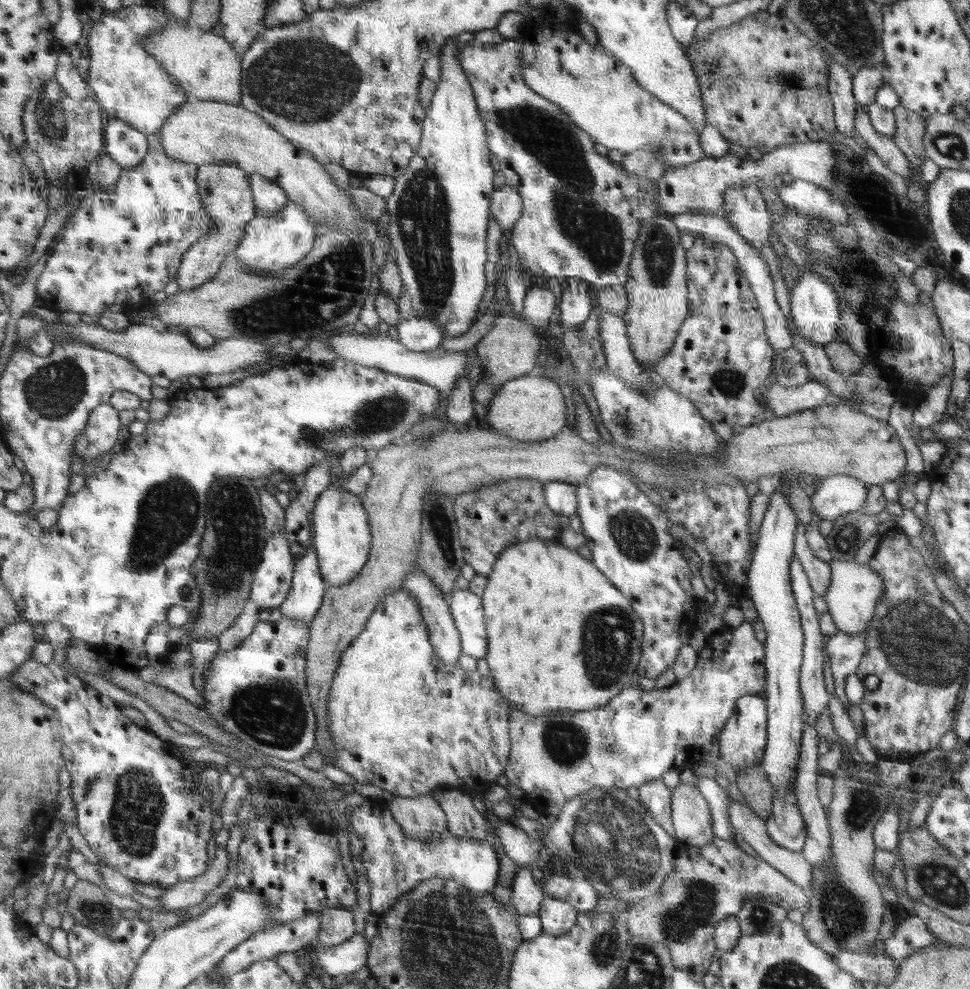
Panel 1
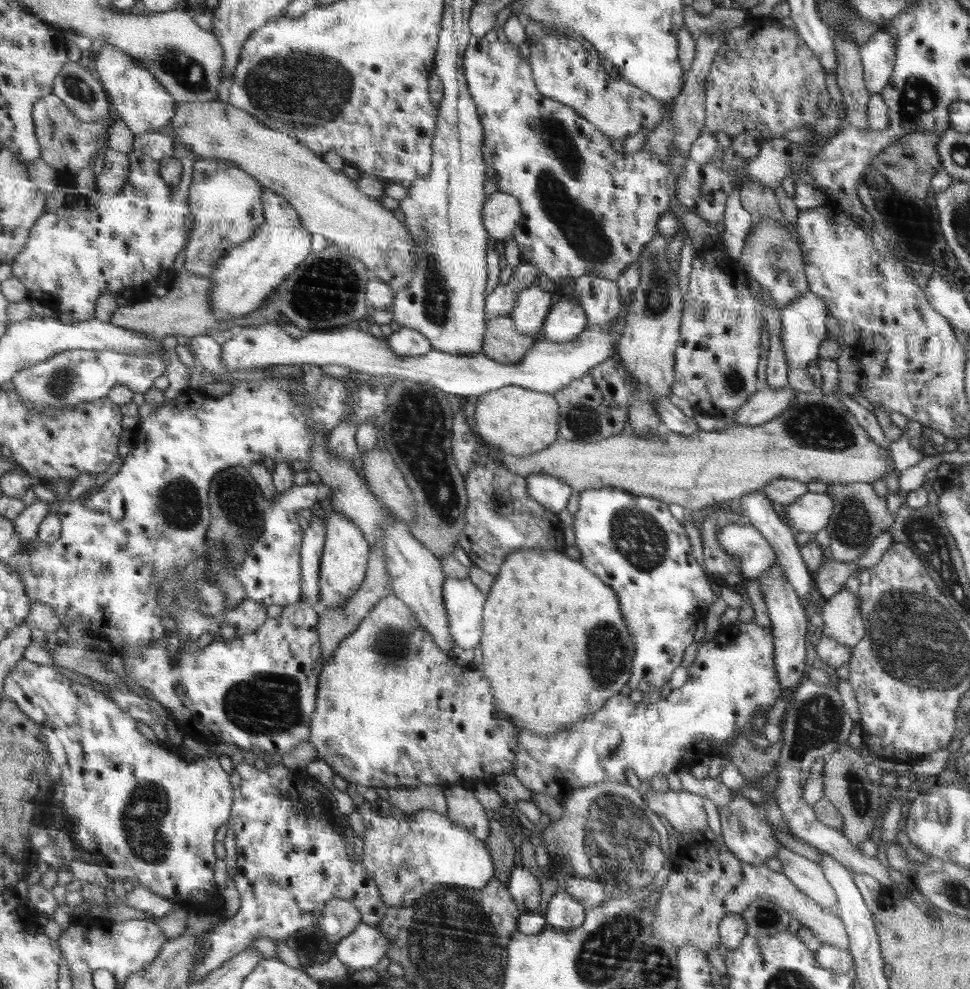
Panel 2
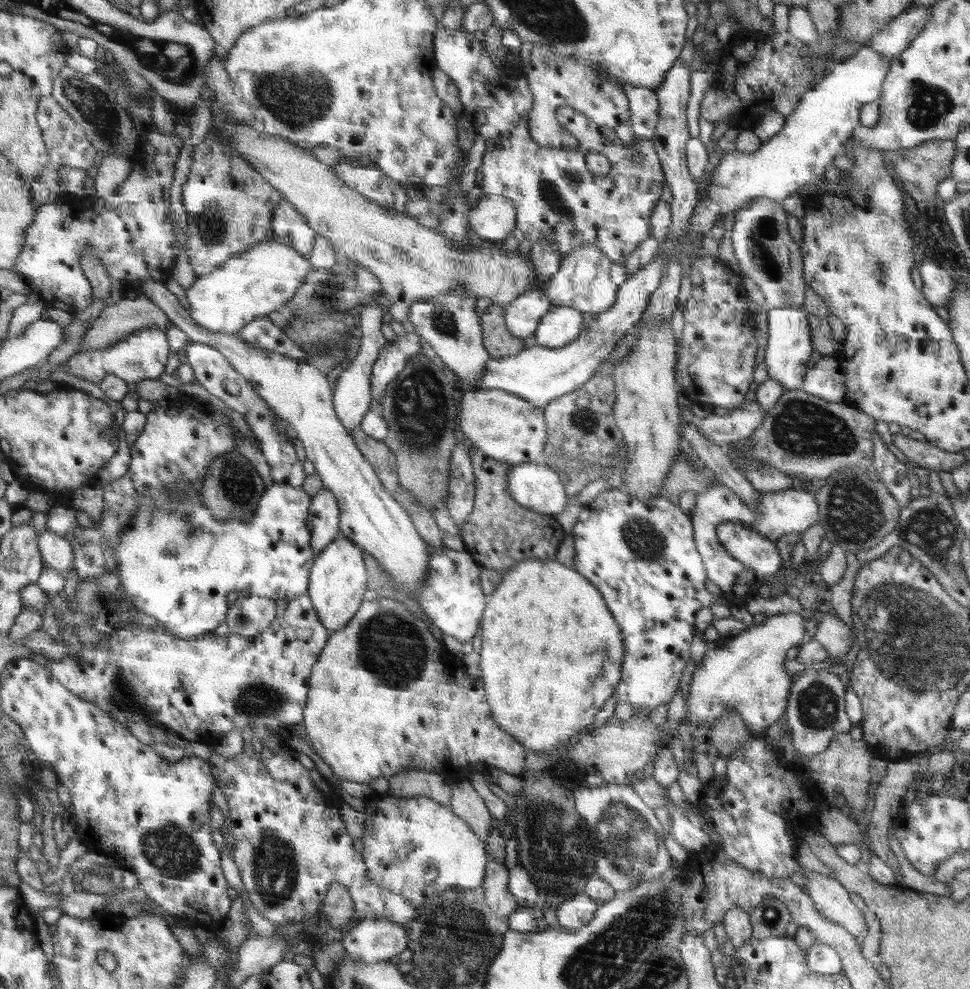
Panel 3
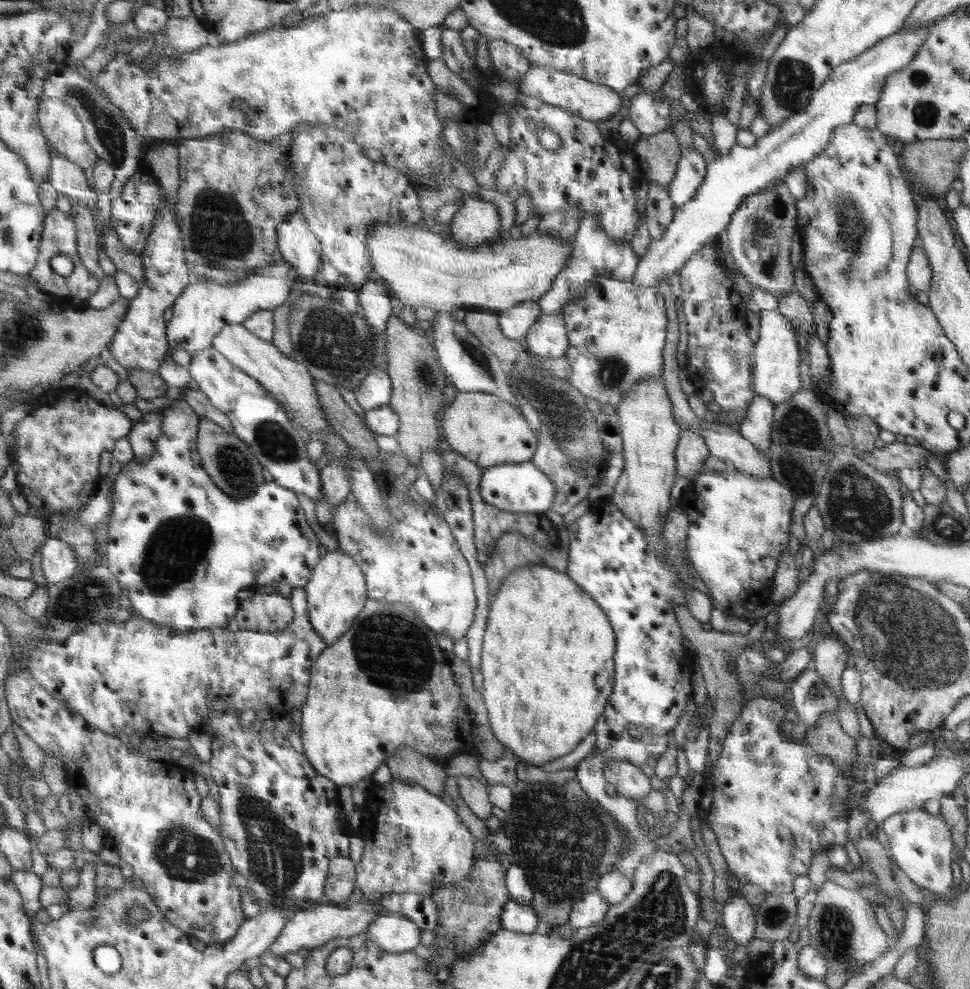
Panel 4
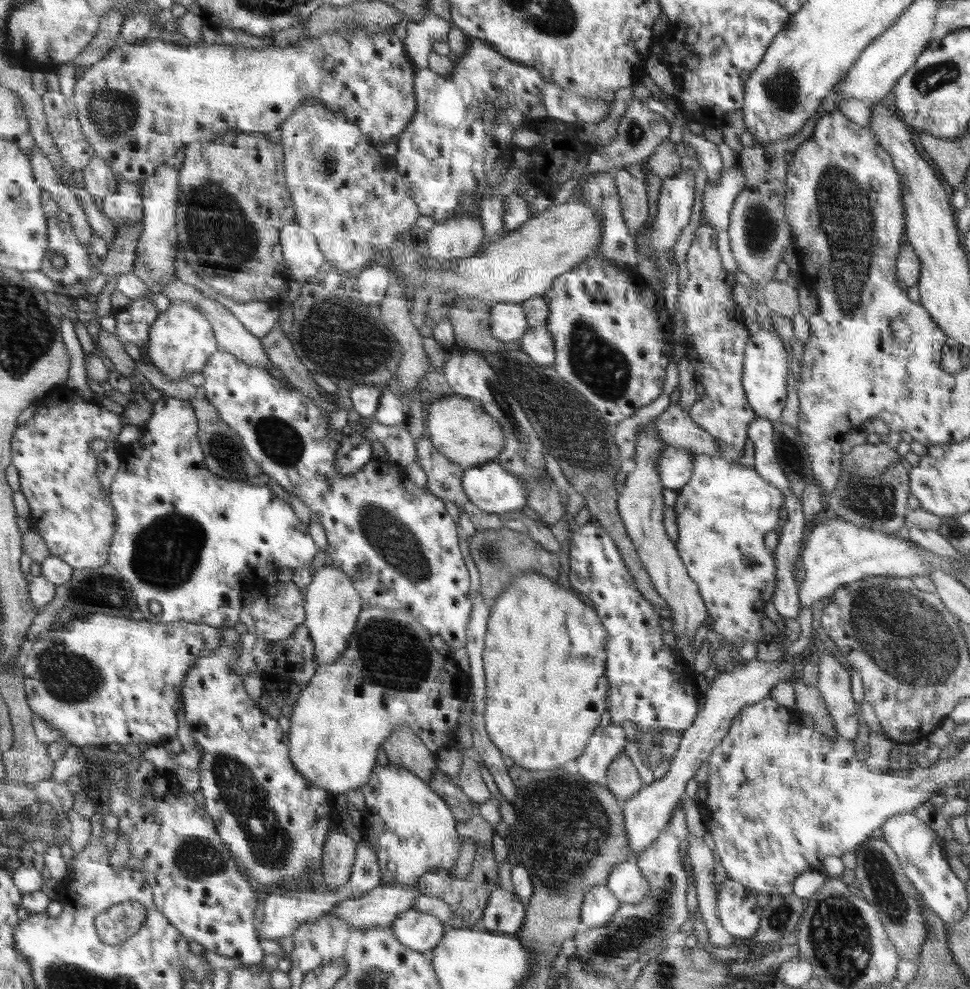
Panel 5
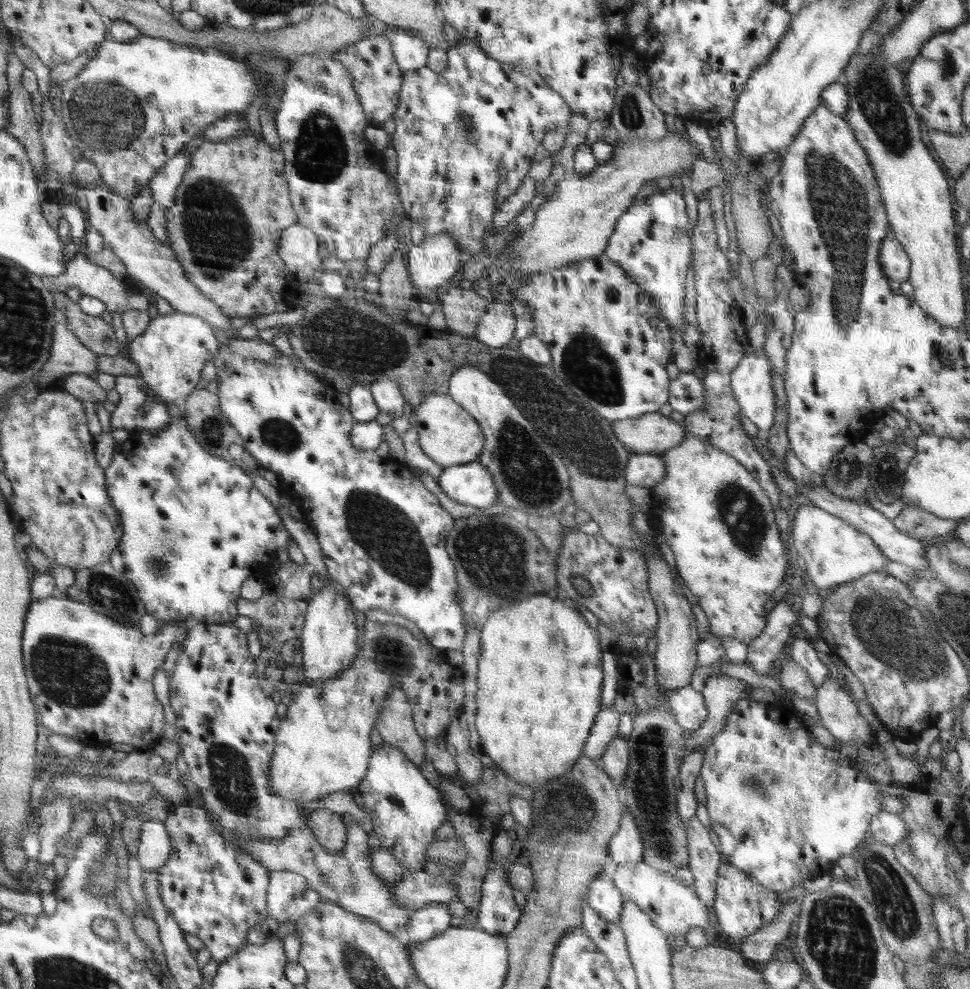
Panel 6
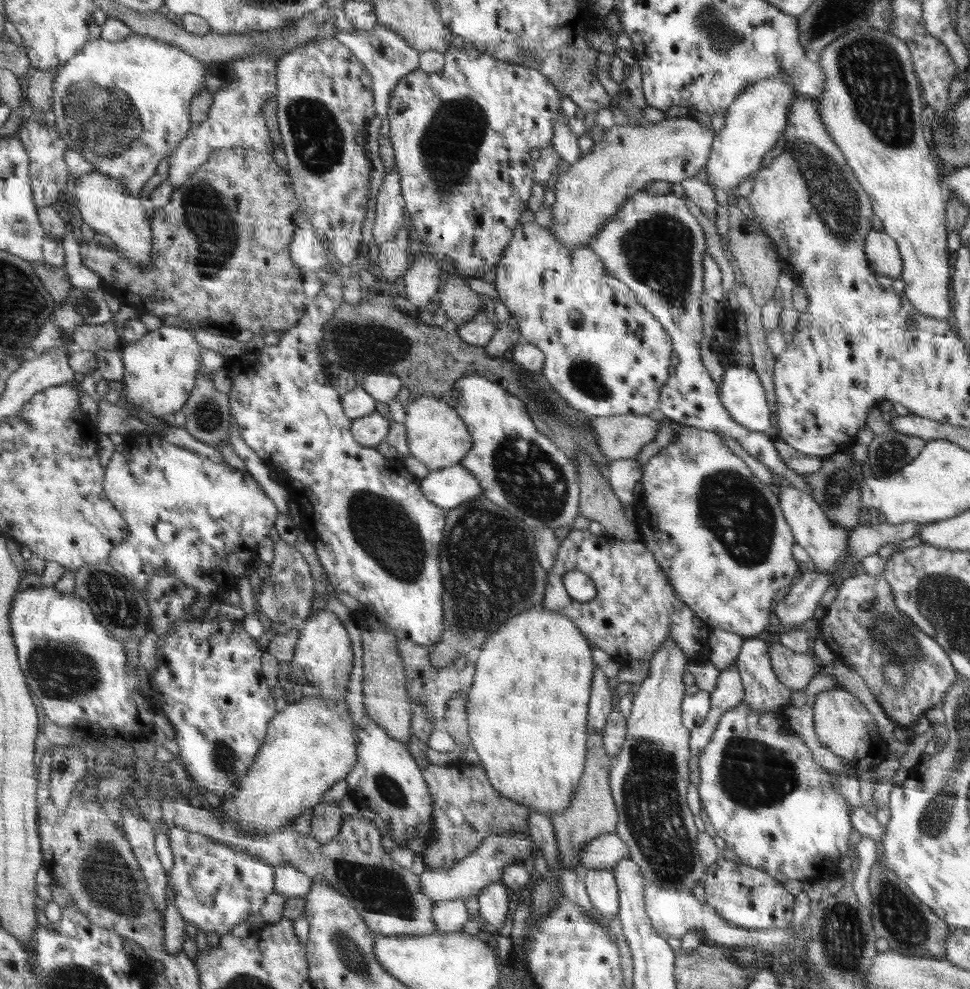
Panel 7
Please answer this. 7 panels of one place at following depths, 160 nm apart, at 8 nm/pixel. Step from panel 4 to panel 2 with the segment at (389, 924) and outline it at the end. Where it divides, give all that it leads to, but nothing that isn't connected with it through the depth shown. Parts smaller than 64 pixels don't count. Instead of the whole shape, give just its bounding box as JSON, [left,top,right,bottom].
[335,923,389,971]

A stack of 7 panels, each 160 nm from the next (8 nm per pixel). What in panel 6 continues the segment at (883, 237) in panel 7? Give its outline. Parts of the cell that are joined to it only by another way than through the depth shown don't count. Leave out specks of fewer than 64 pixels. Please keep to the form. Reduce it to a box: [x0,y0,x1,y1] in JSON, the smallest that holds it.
[882,237,912,283]

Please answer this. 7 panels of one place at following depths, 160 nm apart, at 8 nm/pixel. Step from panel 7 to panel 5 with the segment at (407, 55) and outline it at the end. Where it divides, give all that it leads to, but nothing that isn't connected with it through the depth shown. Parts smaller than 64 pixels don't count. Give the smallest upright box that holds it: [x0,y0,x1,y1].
[404,12,452,69]

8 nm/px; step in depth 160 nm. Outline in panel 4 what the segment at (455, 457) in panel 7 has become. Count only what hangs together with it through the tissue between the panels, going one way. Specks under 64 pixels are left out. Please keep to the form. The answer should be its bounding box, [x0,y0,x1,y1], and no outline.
[439,392,540,468]

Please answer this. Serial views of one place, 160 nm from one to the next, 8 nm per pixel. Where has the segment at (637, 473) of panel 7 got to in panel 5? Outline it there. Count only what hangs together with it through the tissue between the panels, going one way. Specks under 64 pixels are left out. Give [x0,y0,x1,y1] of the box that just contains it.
[657,446,696,490]

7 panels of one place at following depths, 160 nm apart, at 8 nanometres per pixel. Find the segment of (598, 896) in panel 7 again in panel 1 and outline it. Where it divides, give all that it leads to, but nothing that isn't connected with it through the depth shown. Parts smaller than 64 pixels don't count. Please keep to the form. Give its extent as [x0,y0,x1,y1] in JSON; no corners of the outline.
[538,898,576,936]

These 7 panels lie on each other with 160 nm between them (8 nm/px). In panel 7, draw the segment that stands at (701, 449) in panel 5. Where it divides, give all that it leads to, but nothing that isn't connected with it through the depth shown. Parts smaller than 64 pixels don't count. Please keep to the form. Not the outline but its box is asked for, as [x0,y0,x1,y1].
[589,414,660,463]

